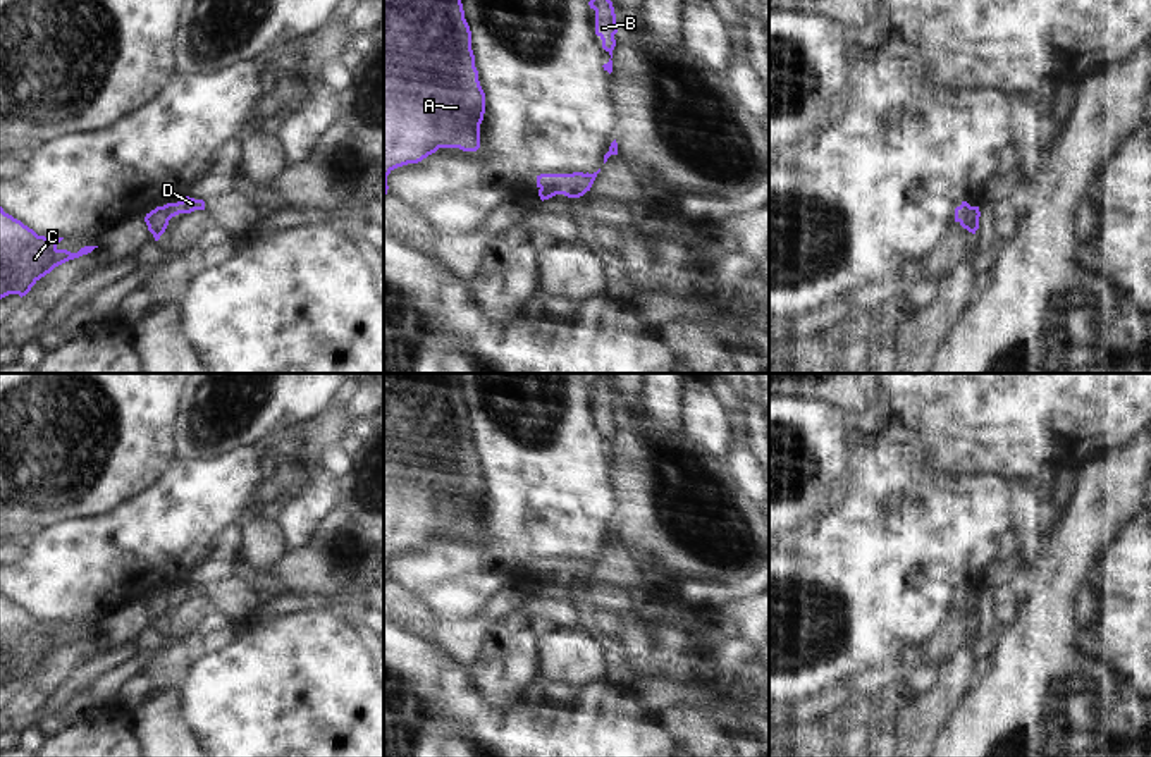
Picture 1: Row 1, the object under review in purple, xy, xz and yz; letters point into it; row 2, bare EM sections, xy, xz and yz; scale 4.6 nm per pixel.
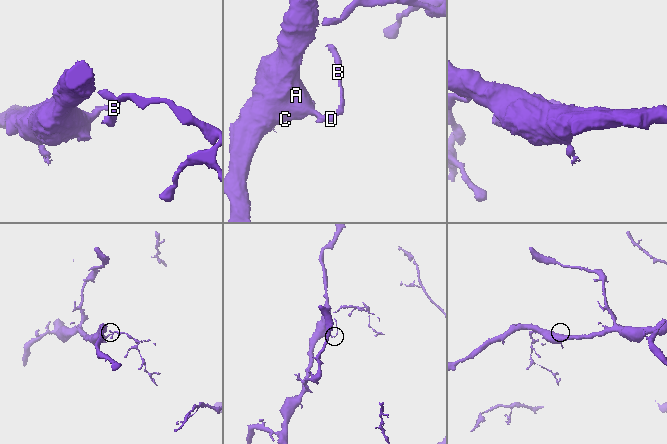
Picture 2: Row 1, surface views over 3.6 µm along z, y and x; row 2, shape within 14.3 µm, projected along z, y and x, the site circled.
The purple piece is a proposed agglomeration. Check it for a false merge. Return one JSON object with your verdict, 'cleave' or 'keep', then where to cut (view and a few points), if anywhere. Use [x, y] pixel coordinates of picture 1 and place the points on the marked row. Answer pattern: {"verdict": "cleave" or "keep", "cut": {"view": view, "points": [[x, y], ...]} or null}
{"verdict": "cleave", "cut": {"view": "xz", "points": [[541, 186], [551, 186], [560, 193]]}}

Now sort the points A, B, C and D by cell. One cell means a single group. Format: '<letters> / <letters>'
A C / B D

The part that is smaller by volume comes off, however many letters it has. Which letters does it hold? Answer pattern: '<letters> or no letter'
B, D

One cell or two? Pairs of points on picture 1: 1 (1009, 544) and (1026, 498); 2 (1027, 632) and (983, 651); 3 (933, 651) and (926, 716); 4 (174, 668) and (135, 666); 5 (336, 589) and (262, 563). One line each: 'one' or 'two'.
1: two
2: two
3: two
4: two
5: two

